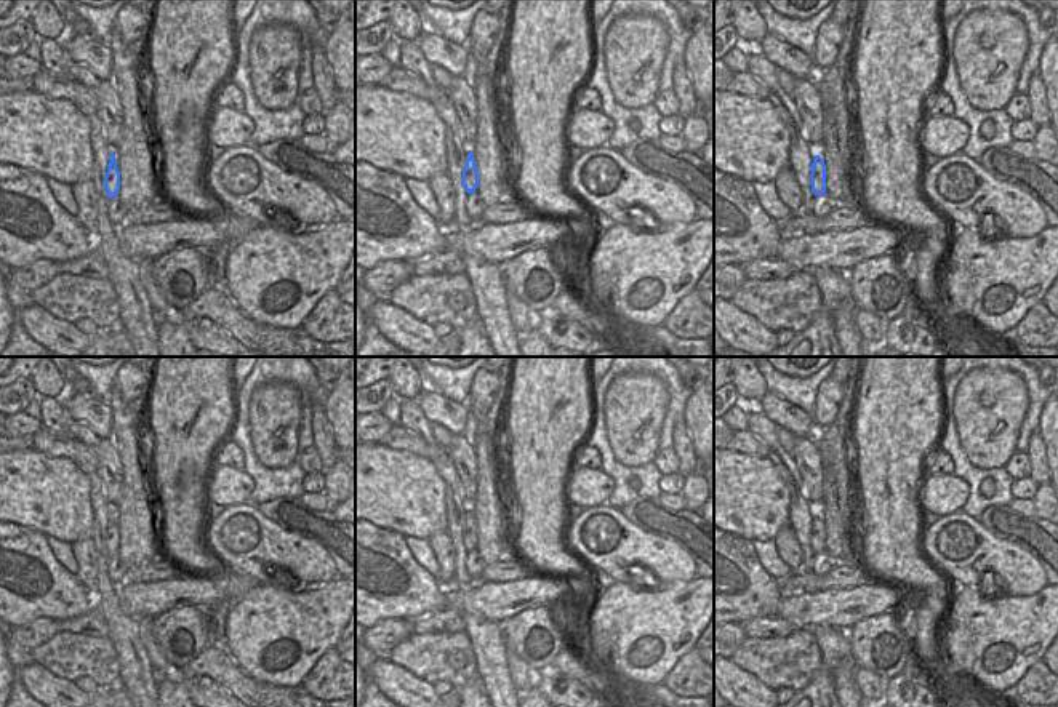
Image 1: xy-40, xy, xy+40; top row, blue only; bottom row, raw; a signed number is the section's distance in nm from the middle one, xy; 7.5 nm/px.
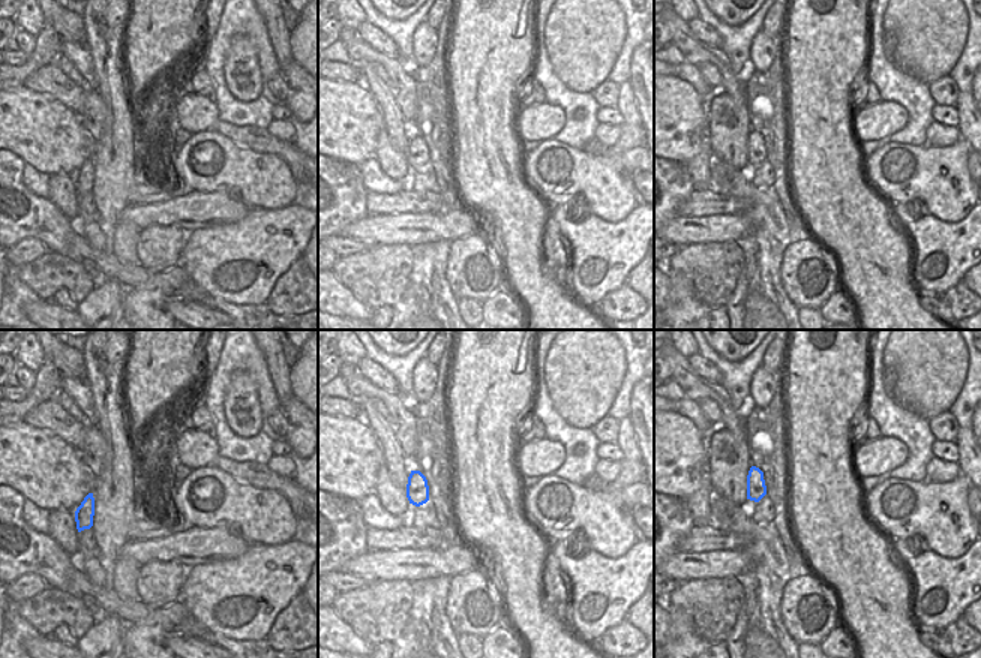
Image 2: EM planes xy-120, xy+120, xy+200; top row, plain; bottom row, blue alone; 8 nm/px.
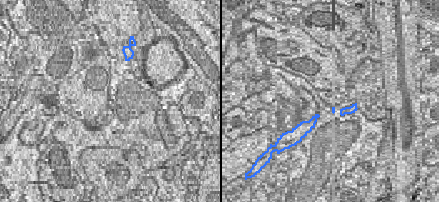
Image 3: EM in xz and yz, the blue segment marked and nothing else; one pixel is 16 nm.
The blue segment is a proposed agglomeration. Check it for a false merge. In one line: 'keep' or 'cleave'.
keep

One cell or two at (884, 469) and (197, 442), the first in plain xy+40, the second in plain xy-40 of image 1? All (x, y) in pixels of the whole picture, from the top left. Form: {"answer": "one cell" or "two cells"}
{"answer": "one cell"}

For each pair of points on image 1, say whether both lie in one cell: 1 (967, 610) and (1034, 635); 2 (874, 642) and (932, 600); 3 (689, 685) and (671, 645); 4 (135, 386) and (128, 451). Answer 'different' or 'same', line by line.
1: same
2: different
3: different
4: different

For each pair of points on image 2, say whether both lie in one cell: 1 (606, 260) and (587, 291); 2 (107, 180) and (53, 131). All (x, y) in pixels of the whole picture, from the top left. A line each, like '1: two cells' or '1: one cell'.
1: one cell
2: two cells

